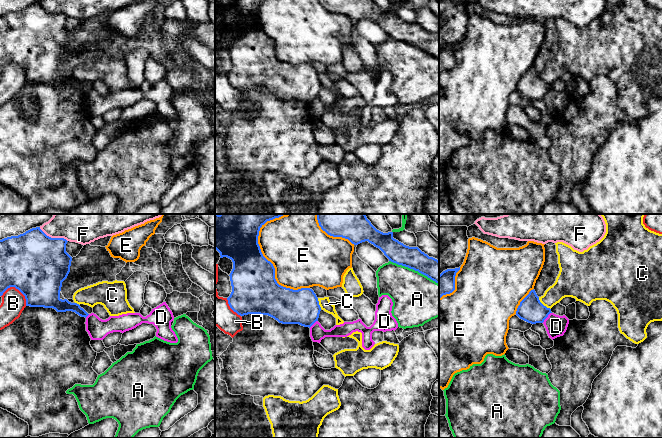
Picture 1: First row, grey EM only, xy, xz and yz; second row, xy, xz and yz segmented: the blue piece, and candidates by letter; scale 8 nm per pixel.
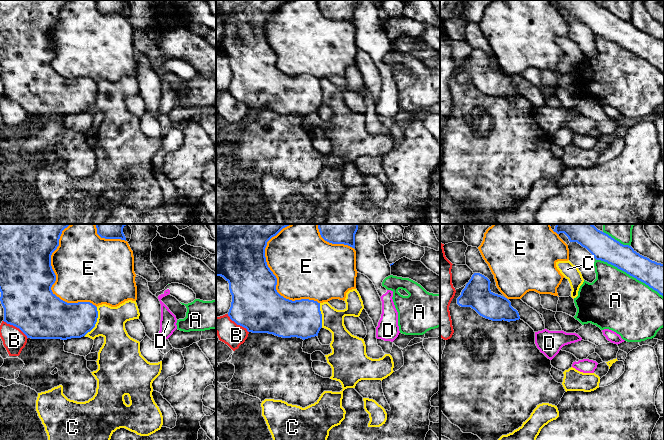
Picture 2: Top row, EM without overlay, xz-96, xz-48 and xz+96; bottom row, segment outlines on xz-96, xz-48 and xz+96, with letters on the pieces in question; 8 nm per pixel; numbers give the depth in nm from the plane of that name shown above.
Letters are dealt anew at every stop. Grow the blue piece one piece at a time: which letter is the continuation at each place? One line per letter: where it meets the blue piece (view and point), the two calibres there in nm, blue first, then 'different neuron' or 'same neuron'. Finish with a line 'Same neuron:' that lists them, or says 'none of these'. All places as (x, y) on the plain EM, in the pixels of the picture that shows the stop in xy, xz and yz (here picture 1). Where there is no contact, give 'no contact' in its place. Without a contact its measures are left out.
A: meets blue in xz at (414, 45); 180 nm thick on the blue side, 400 nm on the other; different neuron
B: meets blue in xy at (17, 64); 500 nm thick on the blue side, 190 nm on the other; different neuron
C: meets blue in yz at (542, 80); 200 nm thick on the blue side, 190 nm on the other; different neuron
D: meets blue in yz at (547, 92); 200 nm thick on the blue side, 170 nm on the other; different neuron
E: meets blue in xz at (274, 45); 380 nm thick on the blue side, 480 nm on the other; different neuron
F: meets blue in xy at (53, 14); 500 nm thick on the blue side, 160 nm on the other; different neuron
Same neuron: none of these

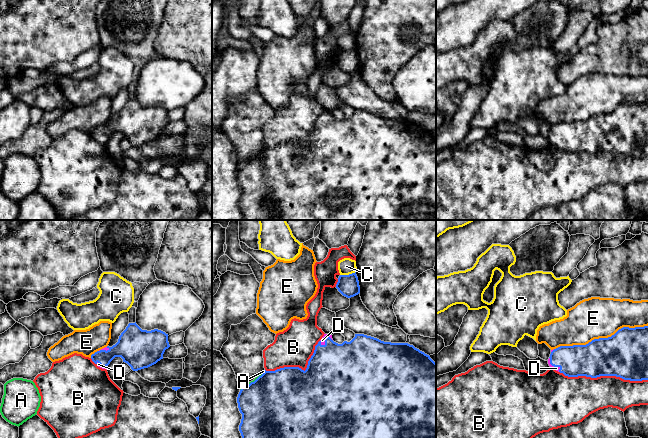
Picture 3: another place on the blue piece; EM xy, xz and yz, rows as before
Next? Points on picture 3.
A: meets blue in xz at (256, 155); 500 nm thick on the blue side, 20 nm on the other; different neuron
B: meets blue in yz at (603, 151); 360 nm thick on the blue side, 320 nm on the other; different neuron
C: meets blue in xz at (347, 51); 180 nm thick on the blue side, 140 nm on the other; different neuron
D: meets blue in xz at (325, 115); 420 nm thick on the blue side, 40 nm on the other; same neuron
E: meets blue in yz at (600, 114); 360 nm thick on the blue side, 340 nm on the other; different neuron
Same neuron: D

